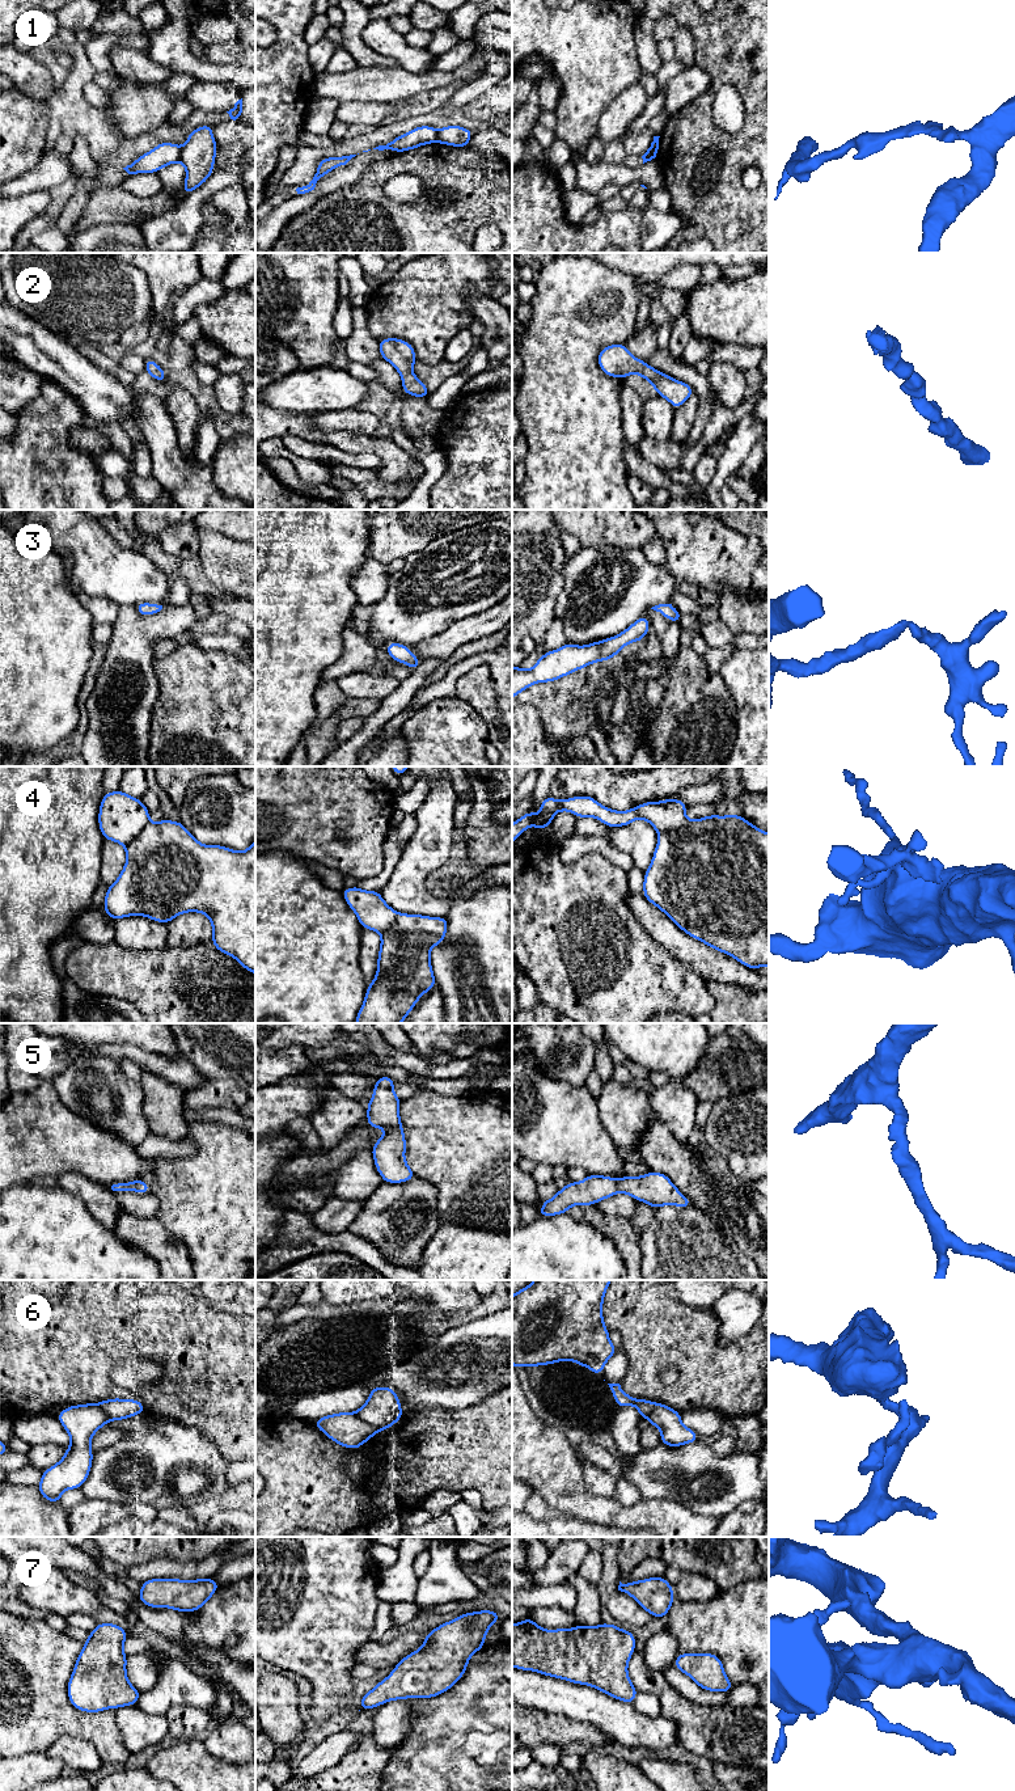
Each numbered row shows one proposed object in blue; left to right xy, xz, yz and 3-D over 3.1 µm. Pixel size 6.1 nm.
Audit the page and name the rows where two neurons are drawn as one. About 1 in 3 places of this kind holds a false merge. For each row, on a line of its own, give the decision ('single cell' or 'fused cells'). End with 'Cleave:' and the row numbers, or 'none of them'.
1: fused cells
2: single cell
3: single cell
4: fused cells
5: single cell
6: fused cells
7: single cell
Cleave: 1, 4, 6

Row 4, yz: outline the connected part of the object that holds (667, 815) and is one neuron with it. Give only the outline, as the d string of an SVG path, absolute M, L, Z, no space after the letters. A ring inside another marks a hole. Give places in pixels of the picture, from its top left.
M580 795L568 799L551 797L540 802L541 811L537 816L529 810L512 824L512 844L530 825L537 825L537 832L551 825L553 815L570 811L575 818L596 818L610 828L629 825L637 819L647 820L657 832L680 829L686 821L686 804L681 799L665 799L660 802L644 802L627 811L614 811L600 804L595 798Z

